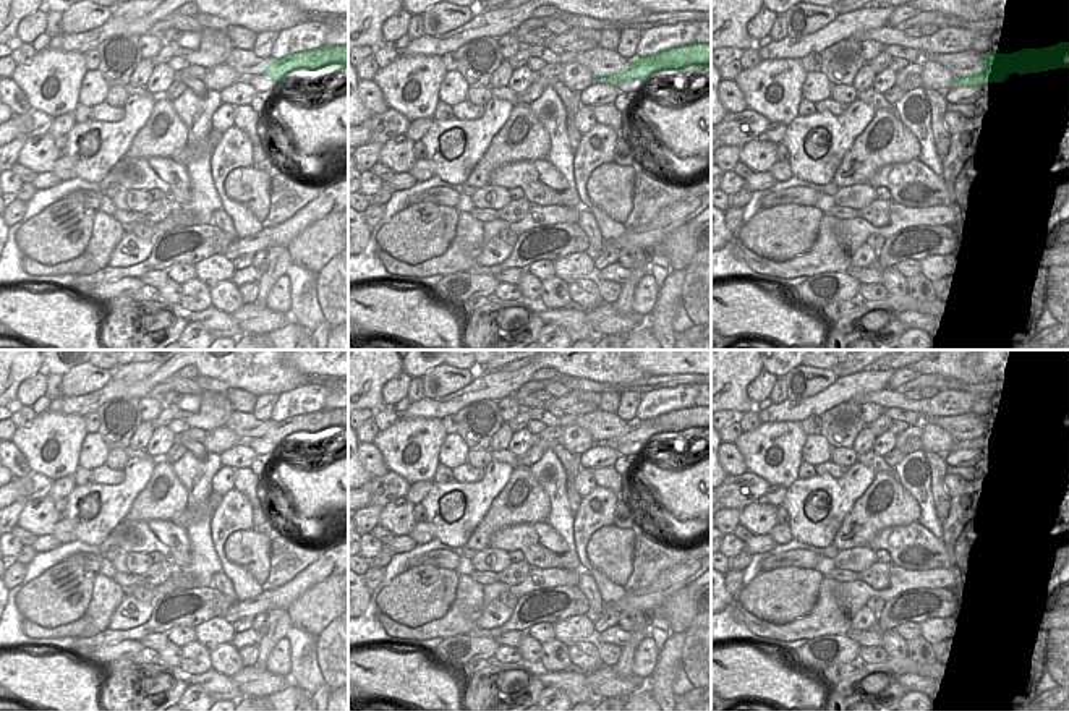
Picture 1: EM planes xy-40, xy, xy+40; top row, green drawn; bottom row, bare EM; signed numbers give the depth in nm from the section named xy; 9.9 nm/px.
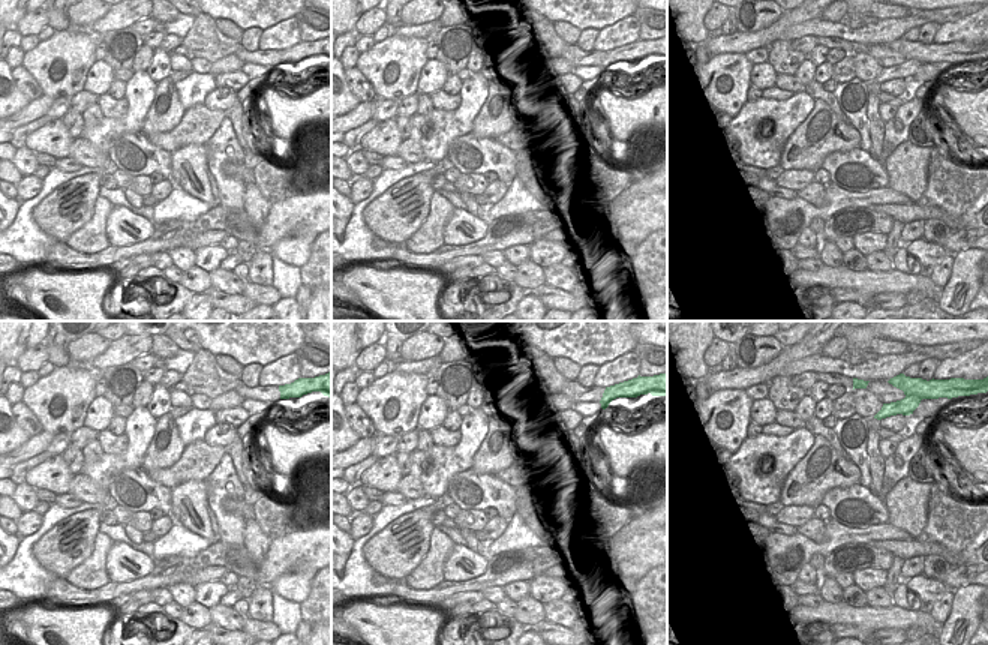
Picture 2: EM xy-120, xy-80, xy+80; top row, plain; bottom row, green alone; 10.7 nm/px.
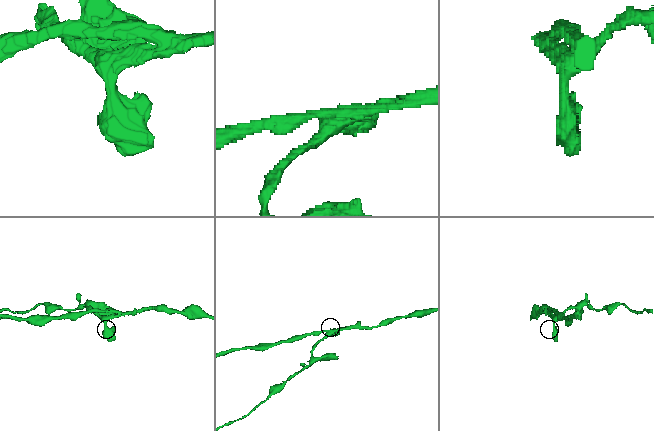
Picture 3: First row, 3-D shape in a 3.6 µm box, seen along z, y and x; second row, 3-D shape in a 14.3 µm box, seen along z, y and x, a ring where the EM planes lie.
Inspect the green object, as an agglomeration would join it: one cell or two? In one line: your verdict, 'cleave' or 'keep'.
cleave

